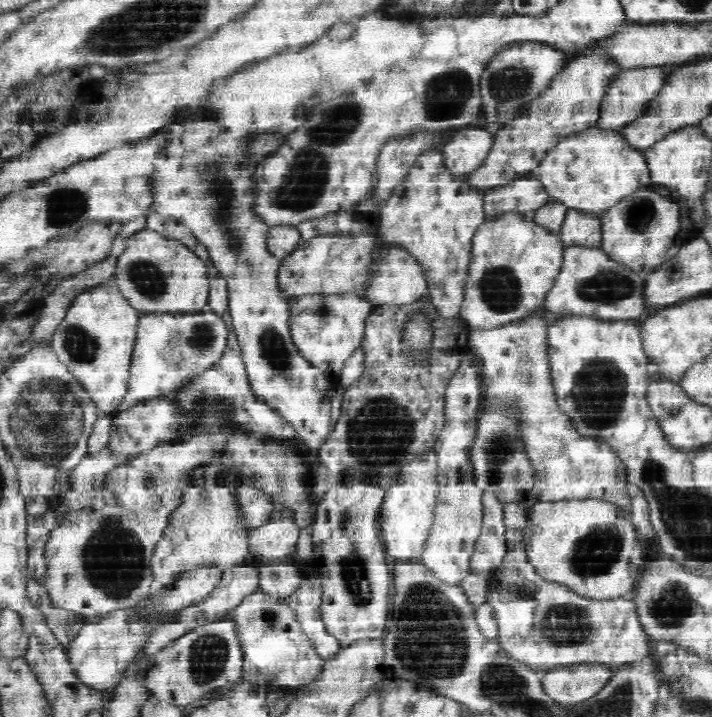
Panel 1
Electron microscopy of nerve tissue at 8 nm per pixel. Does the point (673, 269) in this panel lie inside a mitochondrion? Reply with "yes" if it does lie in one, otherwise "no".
no

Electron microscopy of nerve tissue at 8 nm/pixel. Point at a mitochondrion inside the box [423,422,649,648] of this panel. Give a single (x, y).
(597, 552)

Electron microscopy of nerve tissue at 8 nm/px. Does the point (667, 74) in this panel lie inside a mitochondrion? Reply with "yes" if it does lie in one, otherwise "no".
no

